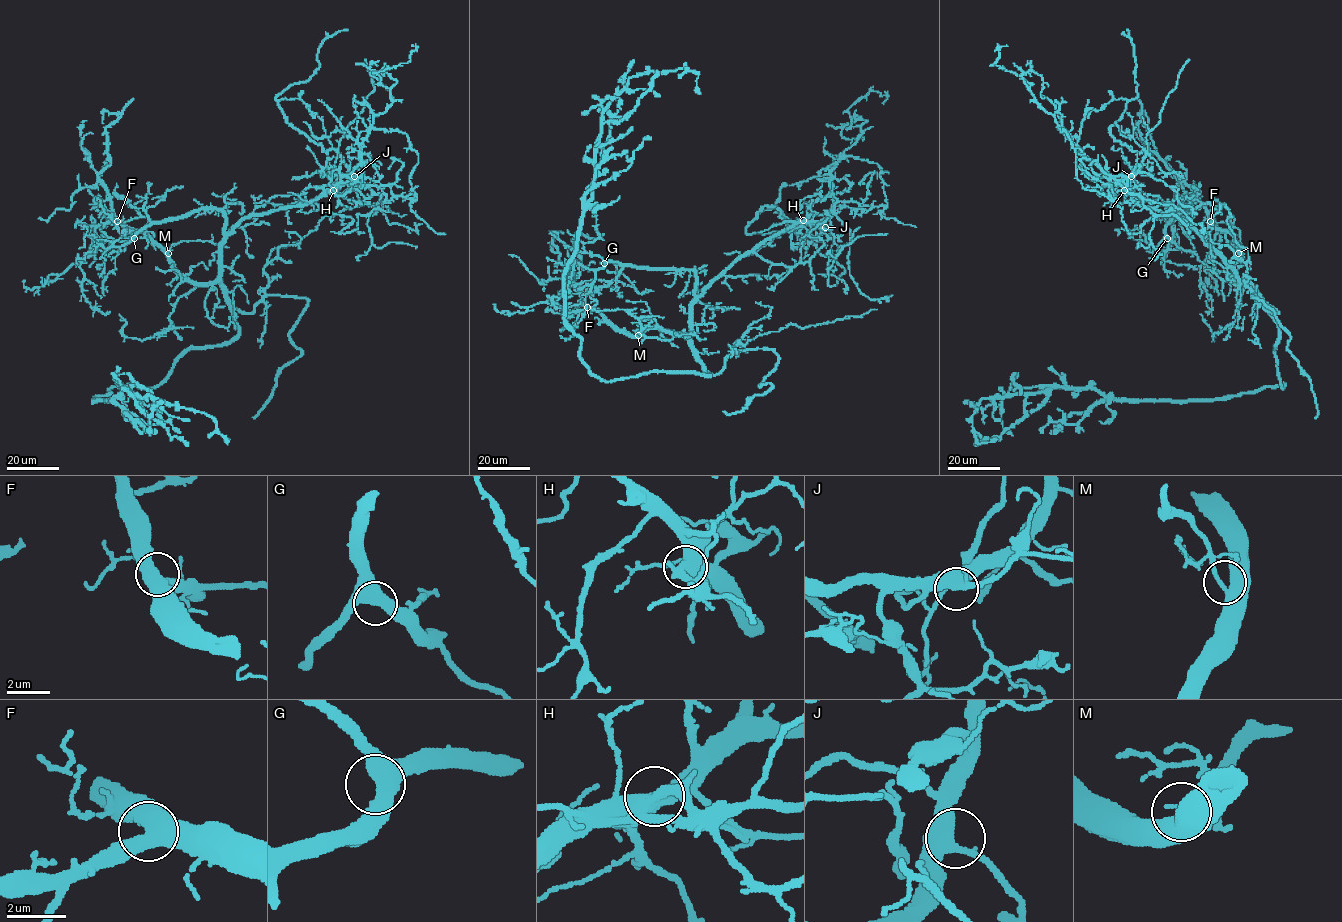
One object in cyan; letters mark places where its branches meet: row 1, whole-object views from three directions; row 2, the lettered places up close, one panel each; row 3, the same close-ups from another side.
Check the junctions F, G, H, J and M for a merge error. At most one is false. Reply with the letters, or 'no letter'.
H

